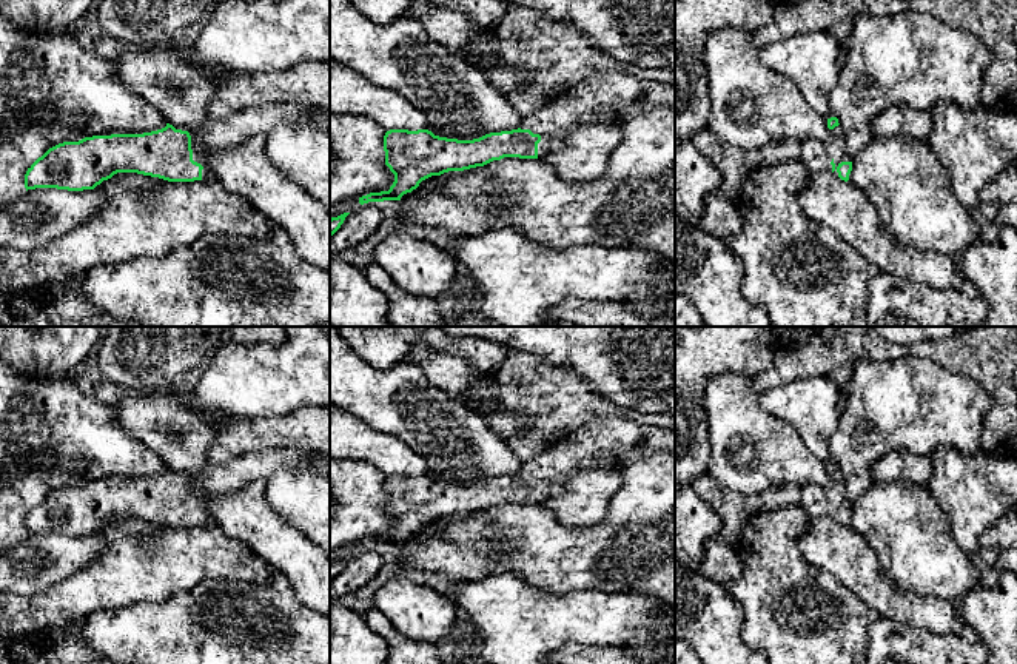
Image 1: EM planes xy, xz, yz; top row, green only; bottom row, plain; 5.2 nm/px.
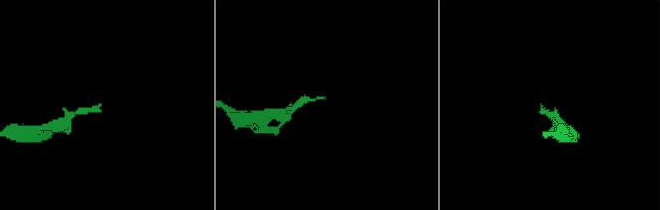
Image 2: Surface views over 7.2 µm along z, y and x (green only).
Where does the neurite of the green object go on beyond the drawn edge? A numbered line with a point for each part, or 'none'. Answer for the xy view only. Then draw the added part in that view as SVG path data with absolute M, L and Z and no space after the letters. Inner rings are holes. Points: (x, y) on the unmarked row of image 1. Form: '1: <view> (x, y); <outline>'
1: xy (219, 479); M274 448L211 465L203 476L191 482L193 505L203 511L202 525L213 522L210 501L251 481L268 481L279 470L313 471L330 478L330 459L319 456L313 462L305 462L294 448Z

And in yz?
1: yz (817, 499); M840 470L831 475L827 487L820 484L803 485L800 507L809 519L831 518L838 522L837 511L841 507L852 507Z

